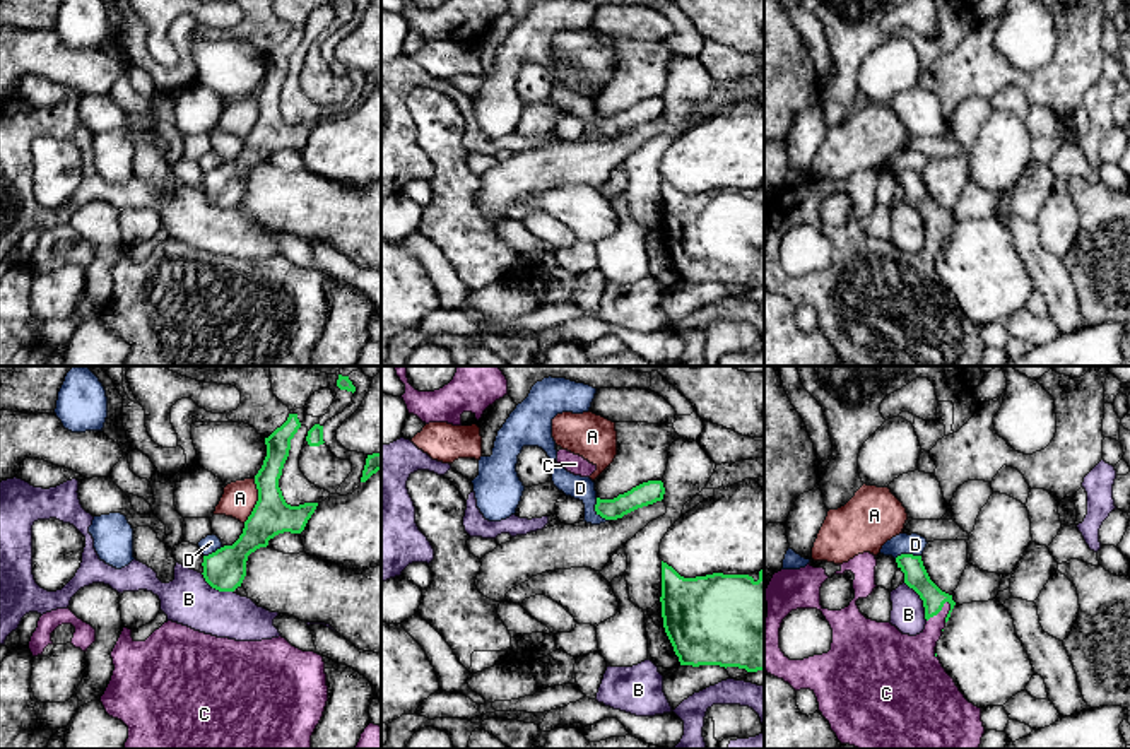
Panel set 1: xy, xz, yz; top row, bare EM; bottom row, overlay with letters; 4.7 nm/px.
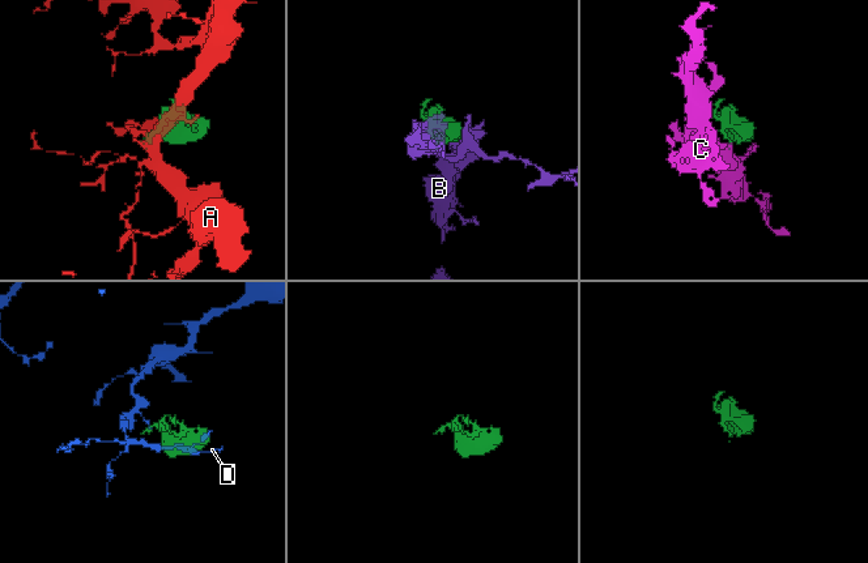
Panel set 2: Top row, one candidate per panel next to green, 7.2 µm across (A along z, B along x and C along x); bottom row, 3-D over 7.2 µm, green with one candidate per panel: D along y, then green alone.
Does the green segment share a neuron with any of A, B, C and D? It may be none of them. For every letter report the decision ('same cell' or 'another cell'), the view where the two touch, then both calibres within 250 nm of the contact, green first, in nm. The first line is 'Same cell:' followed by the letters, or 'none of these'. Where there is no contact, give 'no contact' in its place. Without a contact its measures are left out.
Same cell: C
A: another cell; meets green in xy; 180 nm thick on the green side, 160 nm on the other
B: another cell; meets green in yz; 110 nm thick on the green side, 160 nm on the other
C: same cell; meets green in yz; 110 nm thick on the green side, 200 nm on the other
D: another cell; meets green in xz; 110 nm thick on the green side, 110 nm on the other

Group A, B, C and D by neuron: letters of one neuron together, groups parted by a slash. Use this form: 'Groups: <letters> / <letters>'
Groups: A / B / C / D

